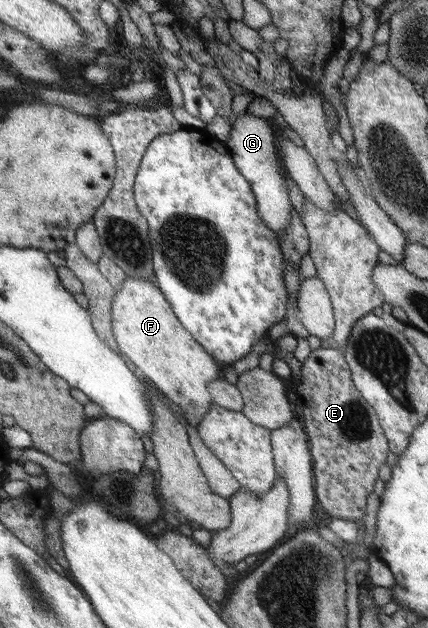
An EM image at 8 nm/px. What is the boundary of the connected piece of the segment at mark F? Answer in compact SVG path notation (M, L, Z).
M125 278L111 305L114 336L129 364L153 389L183 408L185 419L197 427L213 404L209 382L217 380L219 365L175 316L174 308L153 279Z

